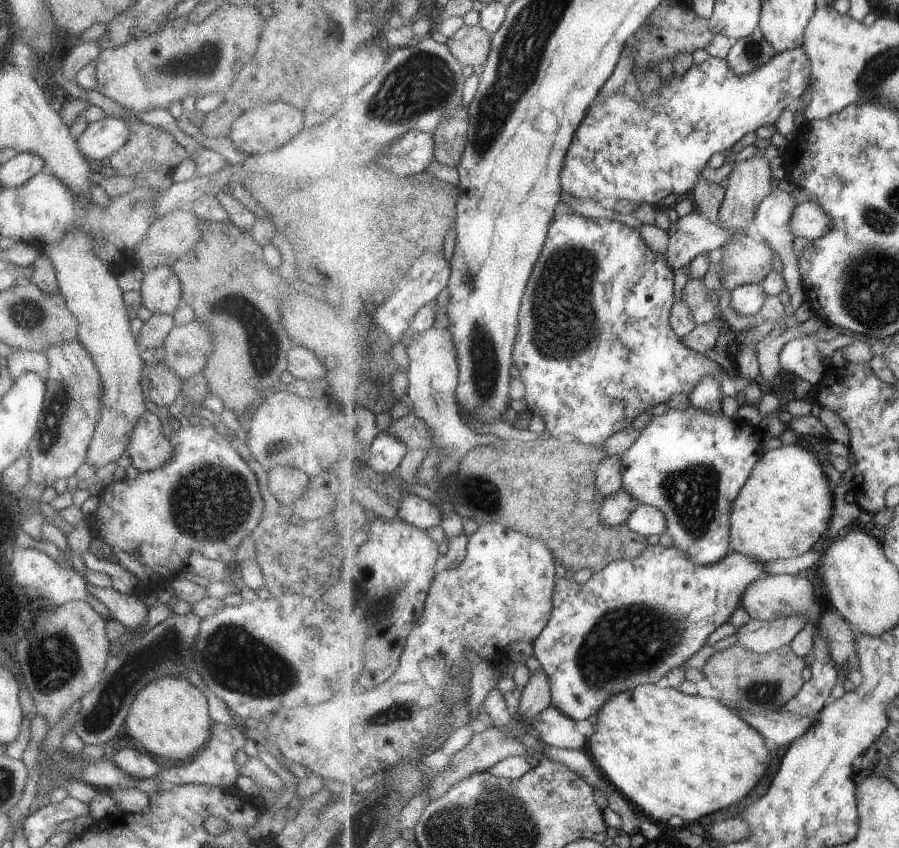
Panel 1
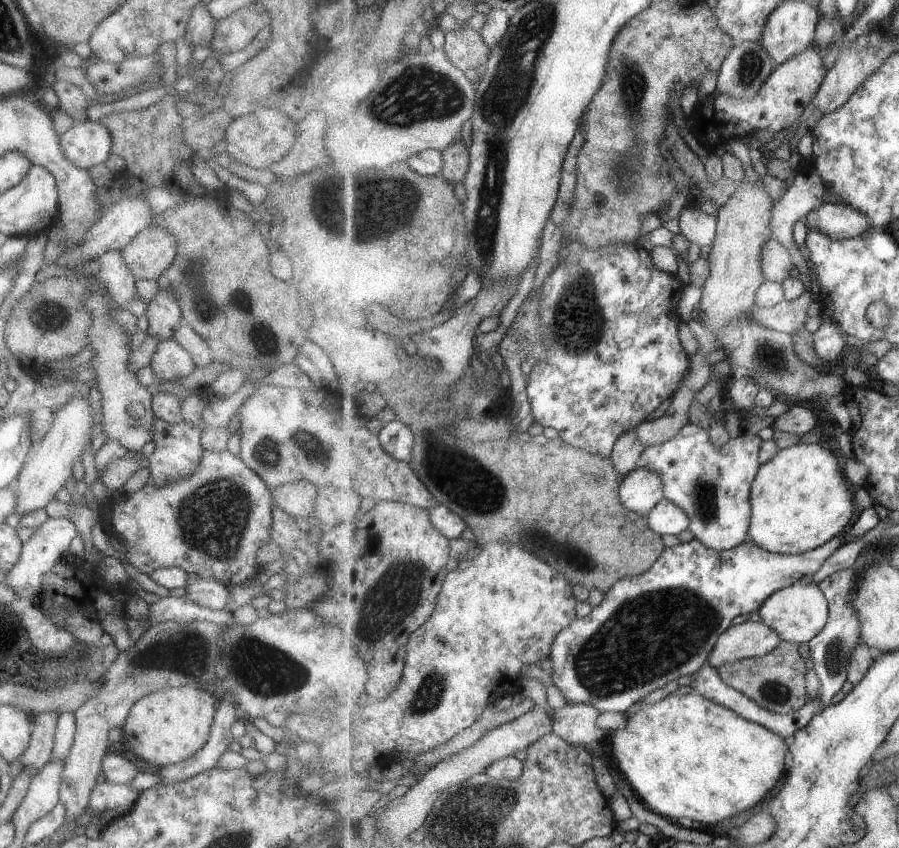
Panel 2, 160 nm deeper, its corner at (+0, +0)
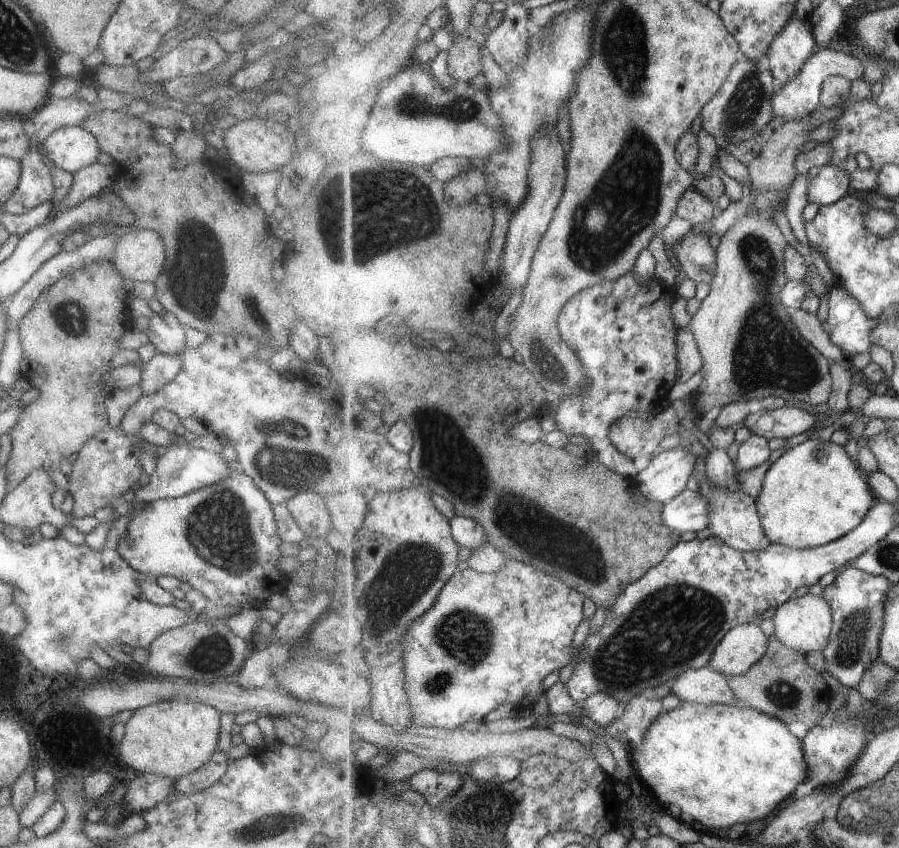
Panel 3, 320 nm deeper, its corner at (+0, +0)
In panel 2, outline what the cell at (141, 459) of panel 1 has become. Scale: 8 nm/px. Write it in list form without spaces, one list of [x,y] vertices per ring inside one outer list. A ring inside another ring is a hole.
[[[155,419],[151,425],[151,442],[154,450],[147,458],[148,479],[147,483],[152,485],[167,485],[188,477],[196,467],[202,455],[199,436],[201,429],[181,422],[176,426],[170,425],[161,419]]]

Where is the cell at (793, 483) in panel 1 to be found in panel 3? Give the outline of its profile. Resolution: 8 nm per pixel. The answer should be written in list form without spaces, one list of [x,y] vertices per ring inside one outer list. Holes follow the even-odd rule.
[[[808,439],[770,466],[756,506],[772,543],[804,550],[830,544],[853,532],[877,501],[865,472],[843,446],[829,440]]]

